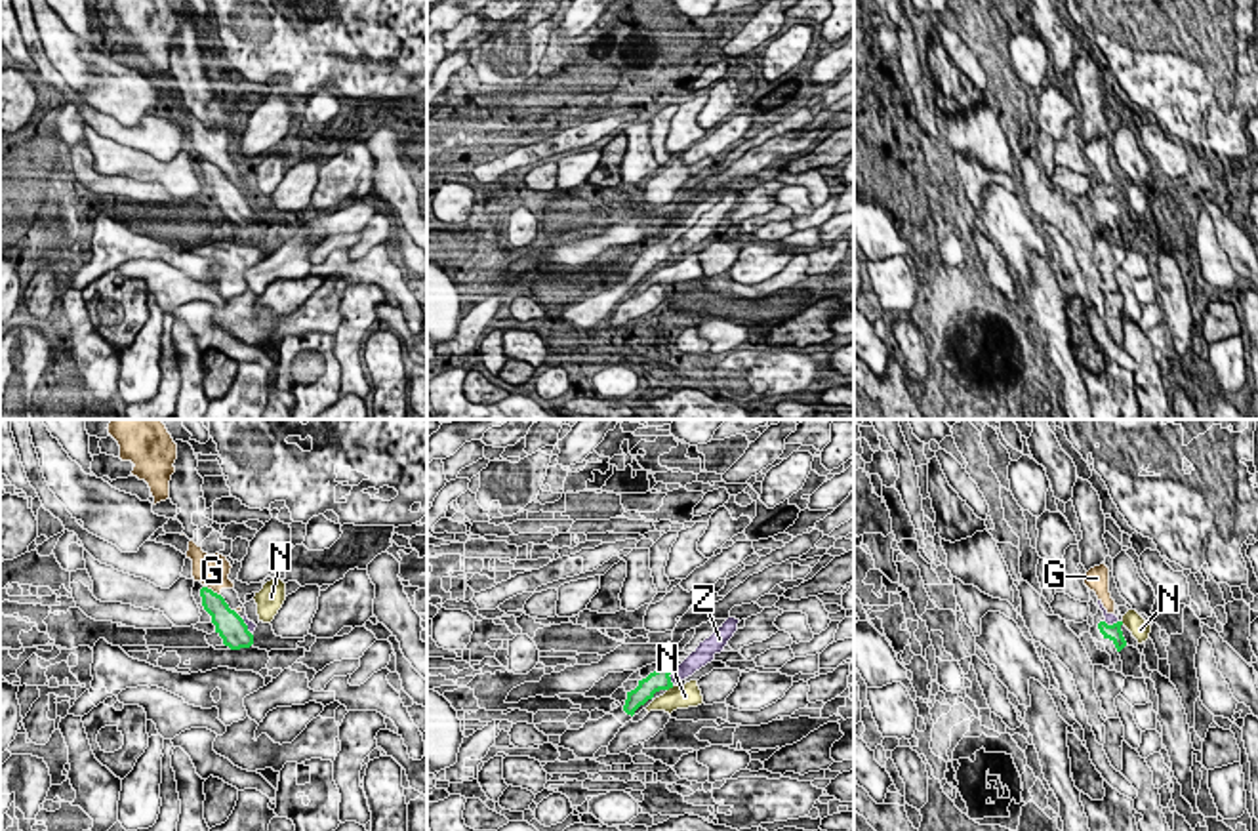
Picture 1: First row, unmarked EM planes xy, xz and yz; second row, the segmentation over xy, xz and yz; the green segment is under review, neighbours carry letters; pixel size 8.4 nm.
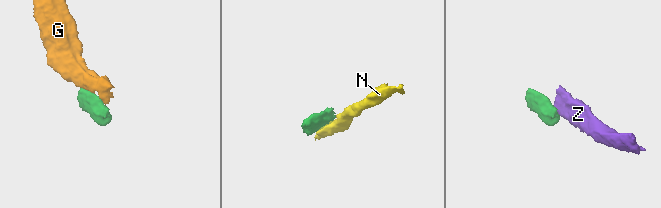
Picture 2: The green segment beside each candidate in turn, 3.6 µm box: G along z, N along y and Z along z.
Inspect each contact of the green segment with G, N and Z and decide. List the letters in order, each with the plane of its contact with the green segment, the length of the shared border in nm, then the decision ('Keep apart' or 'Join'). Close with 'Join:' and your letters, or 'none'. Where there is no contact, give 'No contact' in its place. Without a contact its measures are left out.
G: Touches green in xy. Shared border 170 nm. Keep apart
N: Touches green in xz. Shared border 70 nm. Keep apart
Z: Touches green in xz. Shared border 130 nm. Keep apart
Join: none

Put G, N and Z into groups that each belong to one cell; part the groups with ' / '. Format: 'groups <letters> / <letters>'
groups G Z / N

